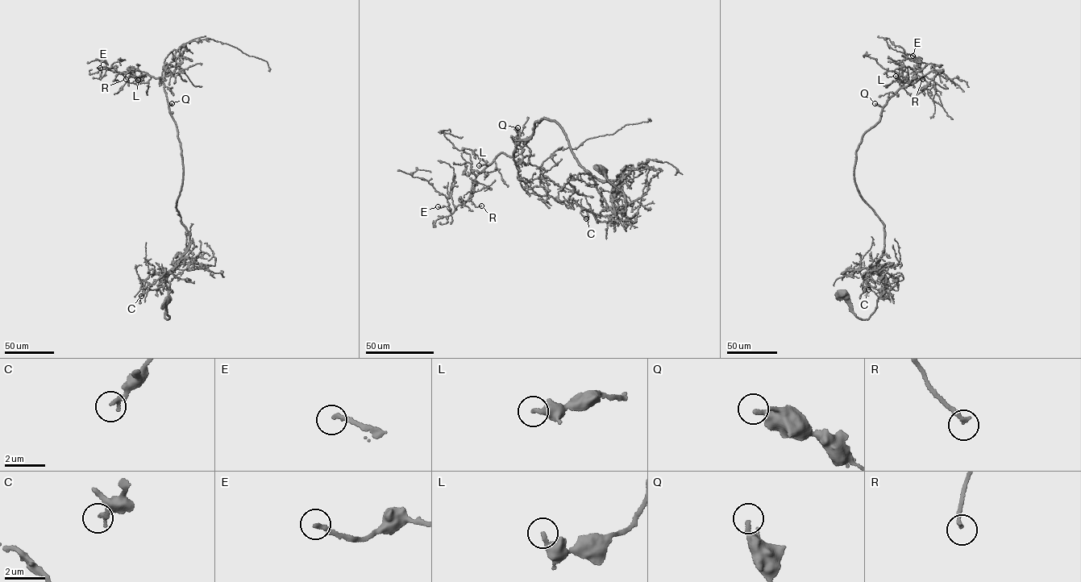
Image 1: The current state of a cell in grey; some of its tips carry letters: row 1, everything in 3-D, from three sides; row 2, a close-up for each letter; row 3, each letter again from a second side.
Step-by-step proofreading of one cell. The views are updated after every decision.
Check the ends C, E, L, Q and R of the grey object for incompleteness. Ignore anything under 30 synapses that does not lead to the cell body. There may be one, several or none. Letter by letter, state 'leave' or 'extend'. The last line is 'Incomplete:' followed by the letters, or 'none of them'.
C: leave
E: leave
L: leave
Q: leave
R: leave
Incomplete: none of them

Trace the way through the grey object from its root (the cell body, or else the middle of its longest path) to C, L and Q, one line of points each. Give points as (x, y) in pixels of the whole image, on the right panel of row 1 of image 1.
C: (843, 293), (854, 314), (867, 319), (875, 309), (883, 287), (876, 289), (867, 282), (868, 289)
L: (843, 293), (867, 319), (882, 288), (883, 224), (860, 194), (854, 166), (861, 137), (900, 88), (895, 76)
Q: (843, 293), (854, 314), (867, 319), (882, 288), (883, 224), (854, 176), (856, 150), (880, 115), (875, 103)

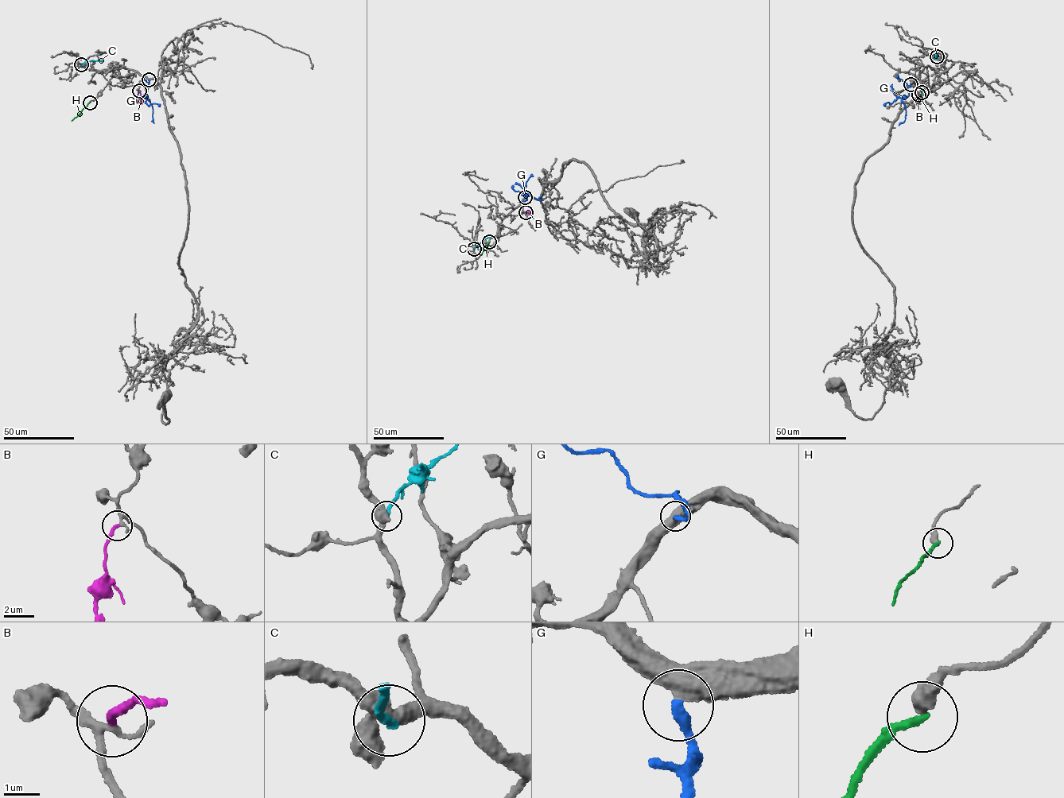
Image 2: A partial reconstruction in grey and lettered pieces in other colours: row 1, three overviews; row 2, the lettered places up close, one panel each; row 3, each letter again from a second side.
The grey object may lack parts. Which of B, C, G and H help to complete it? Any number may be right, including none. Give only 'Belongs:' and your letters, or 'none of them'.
Belongs: B, G

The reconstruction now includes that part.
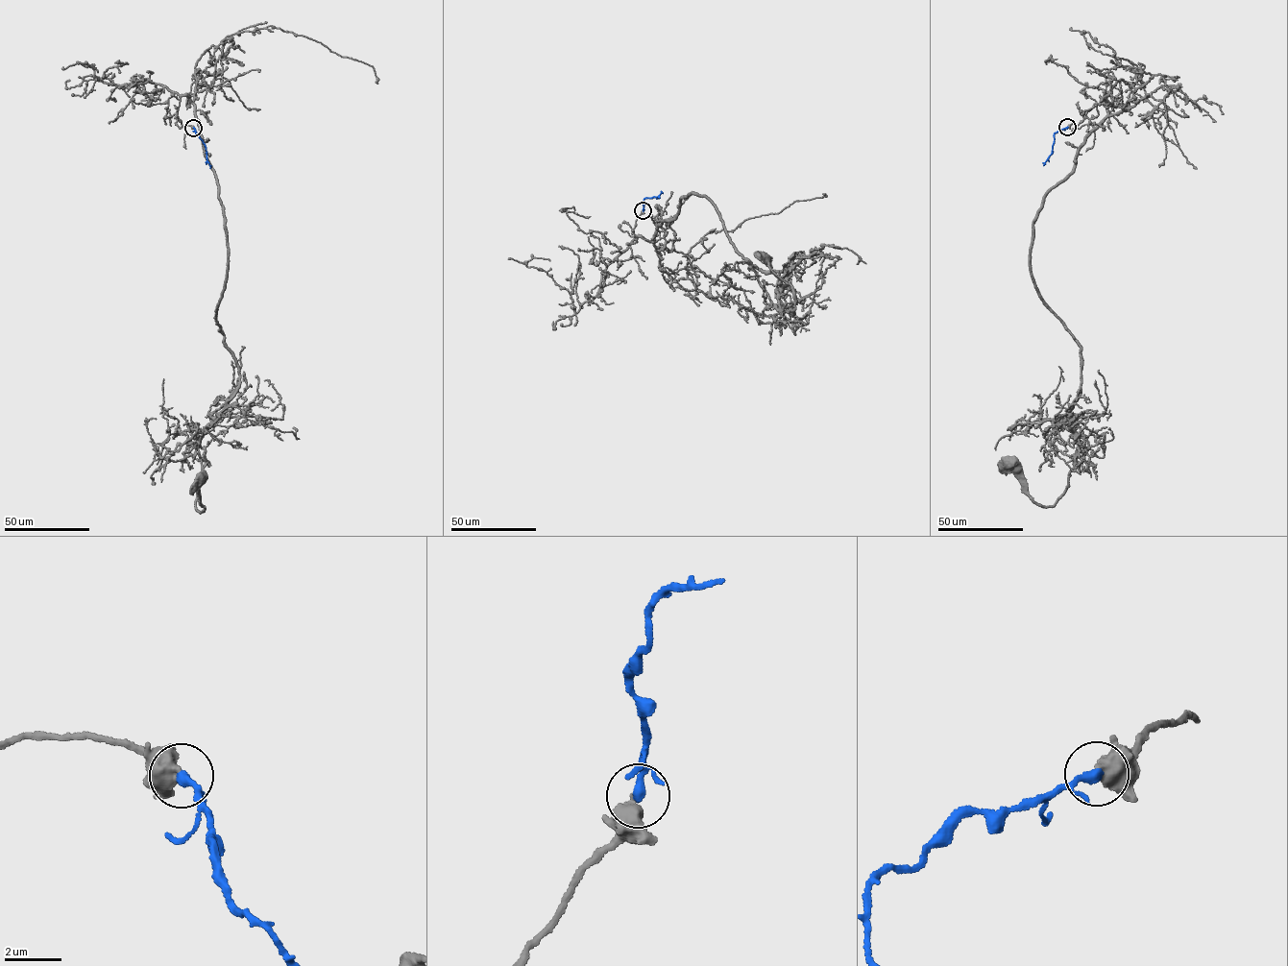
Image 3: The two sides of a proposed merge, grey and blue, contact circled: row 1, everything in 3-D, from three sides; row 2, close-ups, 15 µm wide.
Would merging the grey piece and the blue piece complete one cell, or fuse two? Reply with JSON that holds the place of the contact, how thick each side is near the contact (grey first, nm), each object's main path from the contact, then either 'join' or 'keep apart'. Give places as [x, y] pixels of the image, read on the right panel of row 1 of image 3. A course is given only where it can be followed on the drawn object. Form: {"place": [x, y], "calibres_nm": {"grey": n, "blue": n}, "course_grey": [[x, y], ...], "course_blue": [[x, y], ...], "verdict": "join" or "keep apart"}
{"place": [1067, 127], "calibres_nm": {"grey": 500, "blue": 340}, "course_grey": [[1067, 127], [1105, 108], [1045, 197], [1030, 253], [1038, 296], [1080, 349], [1077, 455], [1053, 506], [1012, 463]], "course_blue": [[1067, 127], [1055, 132], [1052, 153], [1043, 165]], "verdict": "keep apart"}

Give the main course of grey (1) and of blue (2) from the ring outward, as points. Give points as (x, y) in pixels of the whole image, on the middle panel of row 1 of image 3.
1: (643, 210), (637, 242), (682, 198), (705, 197), (741, 255), (791, 274), (779, 304), (794, 314), (765, 260)
2: (643, 210), (644, 199), (657, 198), (662, 192)

